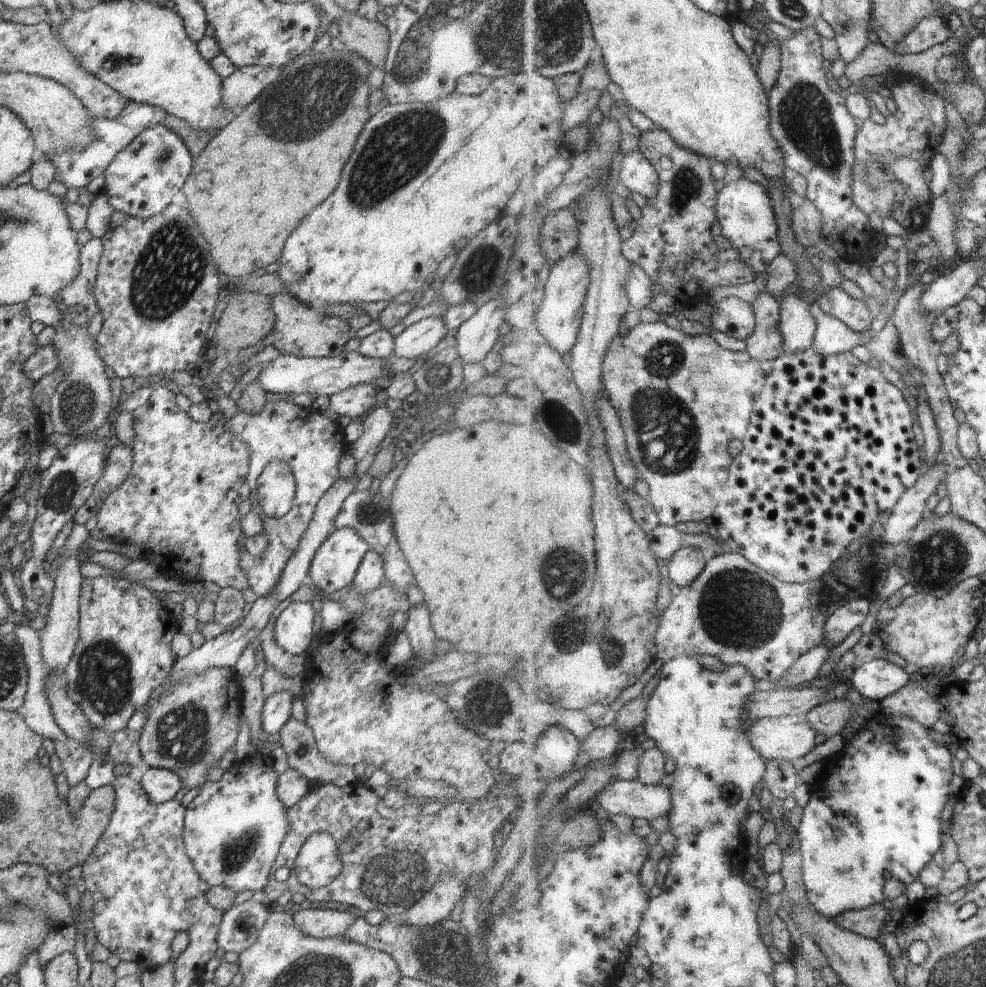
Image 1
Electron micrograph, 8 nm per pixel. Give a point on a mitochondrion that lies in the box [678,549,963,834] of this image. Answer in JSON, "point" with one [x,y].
{"point":[738,609]}

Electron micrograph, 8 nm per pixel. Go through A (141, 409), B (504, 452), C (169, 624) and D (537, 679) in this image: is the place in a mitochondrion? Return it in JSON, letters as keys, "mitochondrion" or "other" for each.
{"A":"other","B":"other","C":"other","D":"other"}

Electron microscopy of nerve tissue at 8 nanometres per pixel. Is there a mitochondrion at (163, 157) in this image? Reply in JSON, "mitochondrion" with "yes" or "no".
{"mitochondrion":"yes"}

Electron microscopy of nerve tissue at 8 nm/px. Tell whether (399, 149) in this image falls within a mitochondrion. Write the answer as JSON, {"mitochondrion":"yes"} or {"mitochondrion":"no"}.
{"mitochondrion":"yes"}

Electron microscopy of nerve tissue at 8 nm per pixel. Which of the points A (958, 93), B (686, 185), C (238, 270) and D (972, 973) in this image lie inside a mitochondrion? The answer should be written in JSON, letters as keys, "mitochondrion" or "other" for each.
{"A":"other","B":"mitochondrion","C":"other","D":"mitochondrion"}

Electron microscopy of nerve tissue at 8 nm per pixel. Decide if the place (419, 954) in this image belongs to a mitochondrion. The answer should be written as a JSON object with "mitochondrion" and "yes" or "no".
{"mitochondrion":"yes"}

